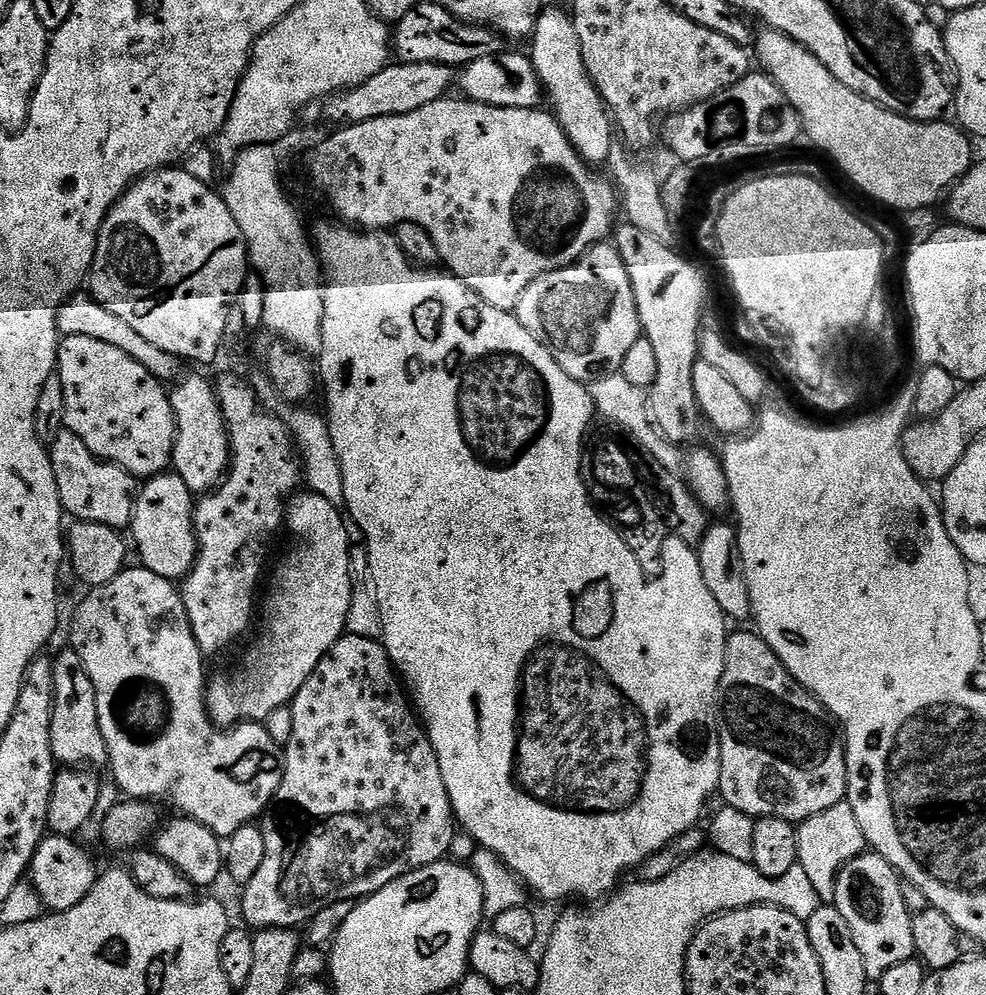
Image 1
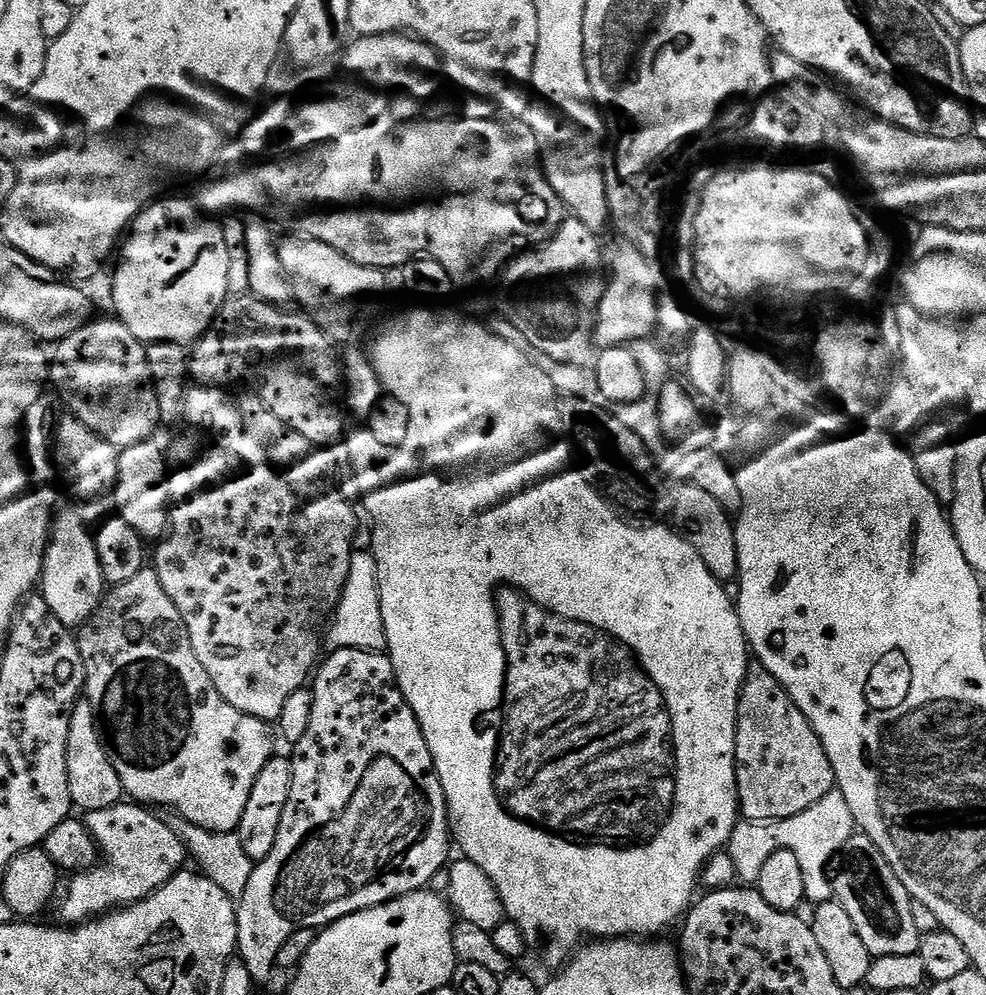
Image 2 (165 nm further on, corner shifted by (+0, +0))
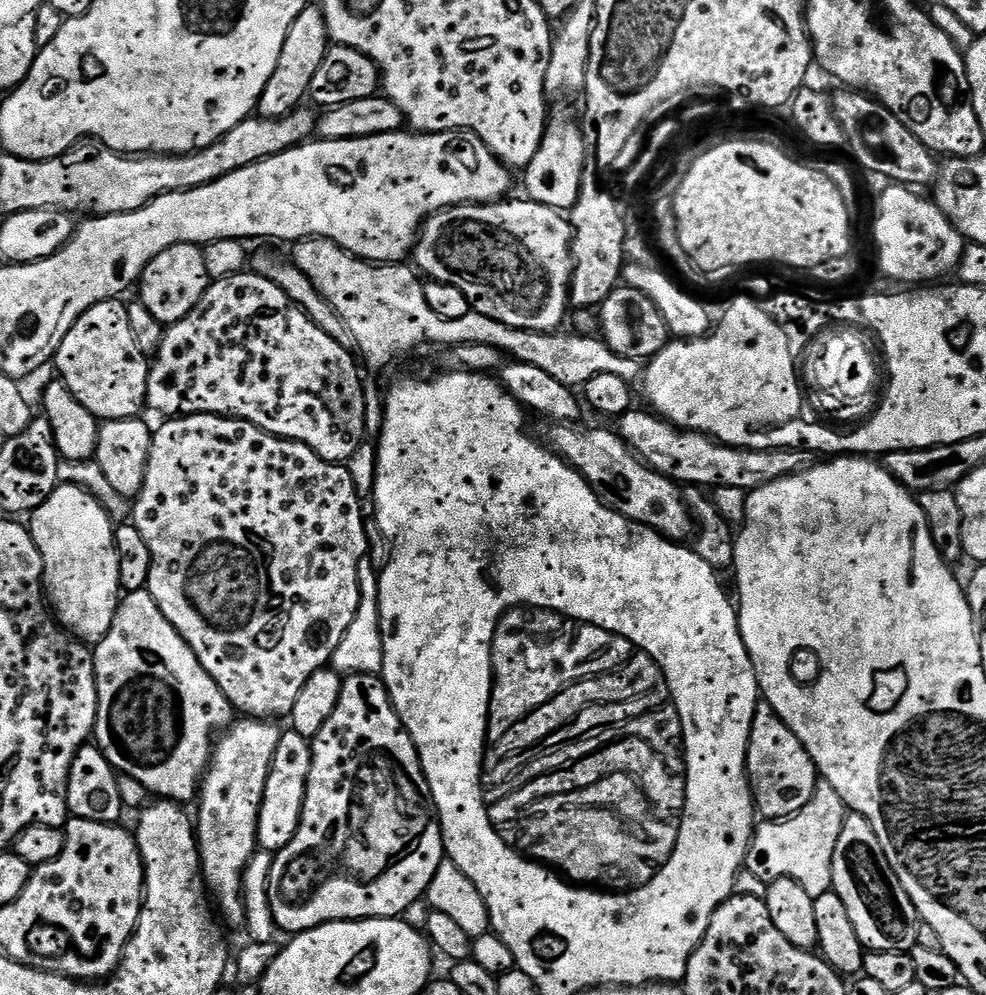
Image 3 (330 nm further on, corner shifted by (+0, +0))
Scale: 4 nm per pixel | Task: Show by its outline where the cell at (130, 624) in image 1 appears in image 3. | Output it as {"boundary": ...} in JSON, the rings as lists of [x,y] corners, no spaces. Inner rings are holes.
{"boundary":[[[148,591],[130,592],[121,599],[110,630],[95,645],[92,661],[98,686],[96,747],[103,750],[119,775],[142,782],[153,797],[181,806],[187,805],[187,800],[195,801],[212,759],[214,737],[233,723],[234,709],[182,634],[166,622],[166,614],[158,610],[158,602]]]}

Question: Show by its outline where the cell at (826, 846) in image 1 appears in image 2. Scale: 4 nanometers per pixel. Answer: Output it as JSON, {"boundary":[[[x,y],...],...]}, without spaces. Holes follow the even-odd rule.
{"boundary":[[[834,790],[826,794],[826,798],[818,798],[810,810],[802,810],[802,814],[794,818],[767,822],[741,819],[730,834],[726,855],[733,870],[744,879],[741,881],[752,886],[758,874],[762,874],[762,862],[766,862],[770,854],[780,852],[783,848],[790,850],[802,865],[805,897],[815,905],[826,904],[834,896],[834,884],[830,872],[829,876],[827,872],[828,863],[843,853],[846,842],[856,831],[856,819],[854,814],[850,814],[850,805],[840,791]]]}

